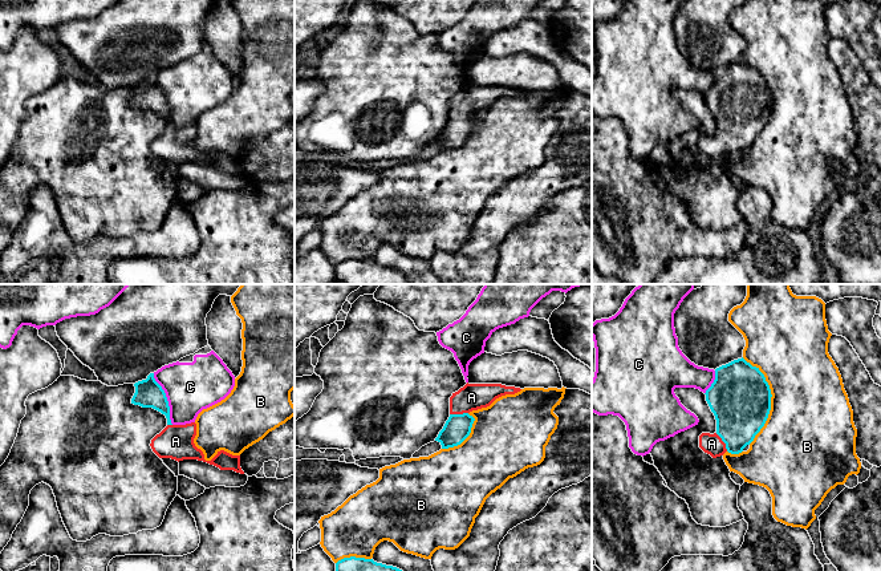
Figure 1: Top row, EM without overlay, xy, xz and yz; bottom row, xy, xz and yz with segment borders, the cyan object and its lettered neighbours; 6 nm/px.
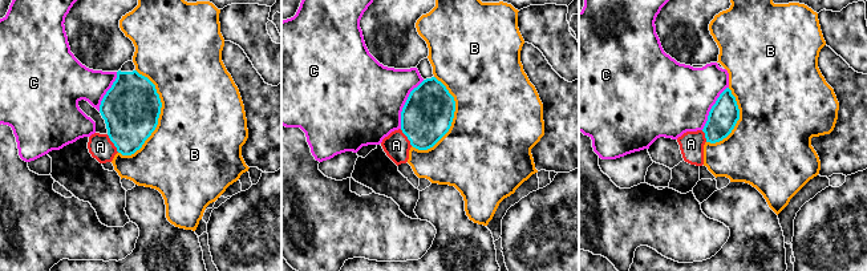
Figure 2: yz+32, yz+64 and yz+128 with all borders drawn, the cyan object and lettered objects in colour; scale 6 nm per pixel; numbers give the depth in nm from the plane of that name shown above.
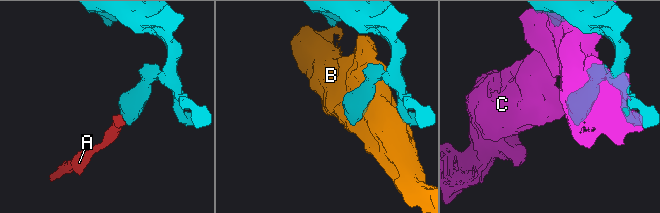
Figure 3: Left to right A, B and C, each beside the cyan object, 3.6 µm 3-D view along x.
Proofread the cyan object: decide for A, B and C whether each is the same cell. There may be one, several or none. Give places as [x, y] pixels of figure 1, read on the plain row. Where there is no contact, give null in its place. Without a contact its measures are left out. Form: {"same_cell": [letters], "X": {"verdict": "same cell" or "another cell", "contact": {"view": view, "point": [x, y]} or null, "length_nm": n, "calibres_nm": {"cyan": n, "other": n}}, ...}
{"same_cell": ["A"], "A": {"verdict": "same cell", "contact": {"view": "xz", "point": [458, 117]}, "length_nm": 110, "calibres_nm": {"cyan": 160, "other": 160}}, "B": {"verdict": "another cell", "contact": {"view": "yz", "point": [770, 101]}, "length_nm": 550, "calibres_nm": {"cyan": 380, "other": 480}}, "C": {"verdict": "another cell", "contact": {"view": "xy", "point": [166, 101]}, "length_nm": 340, "calibres_nm": {"cyan": 170, "other": 300}}}

